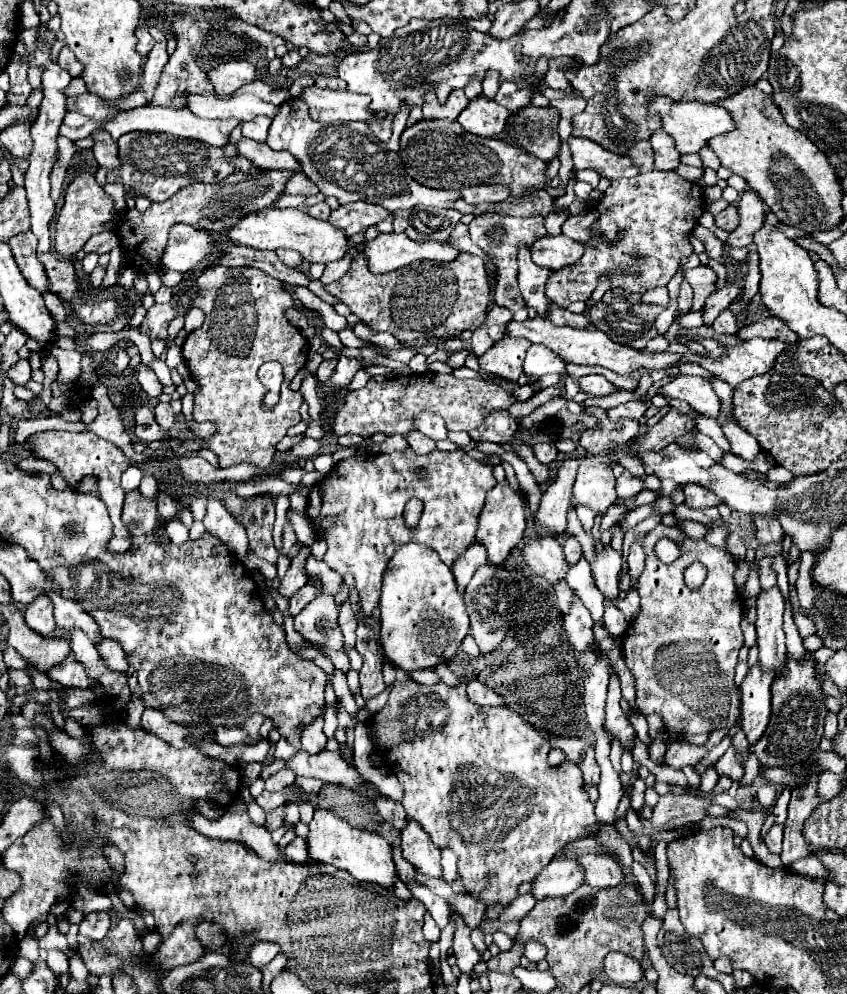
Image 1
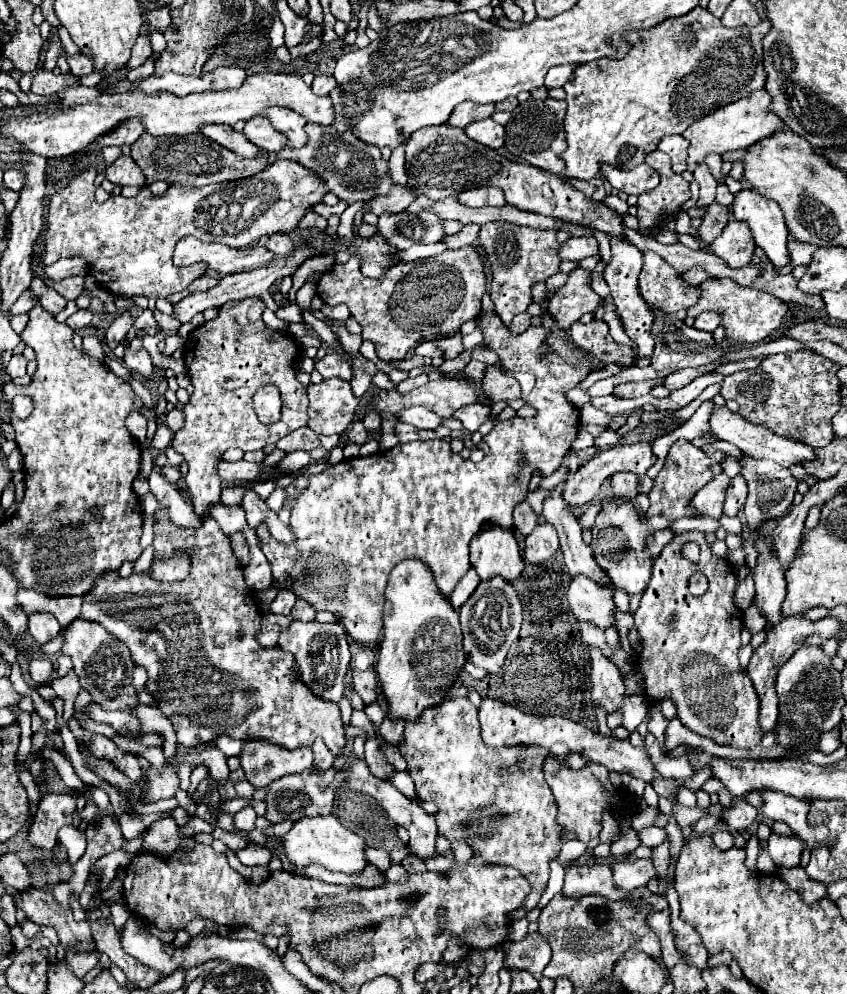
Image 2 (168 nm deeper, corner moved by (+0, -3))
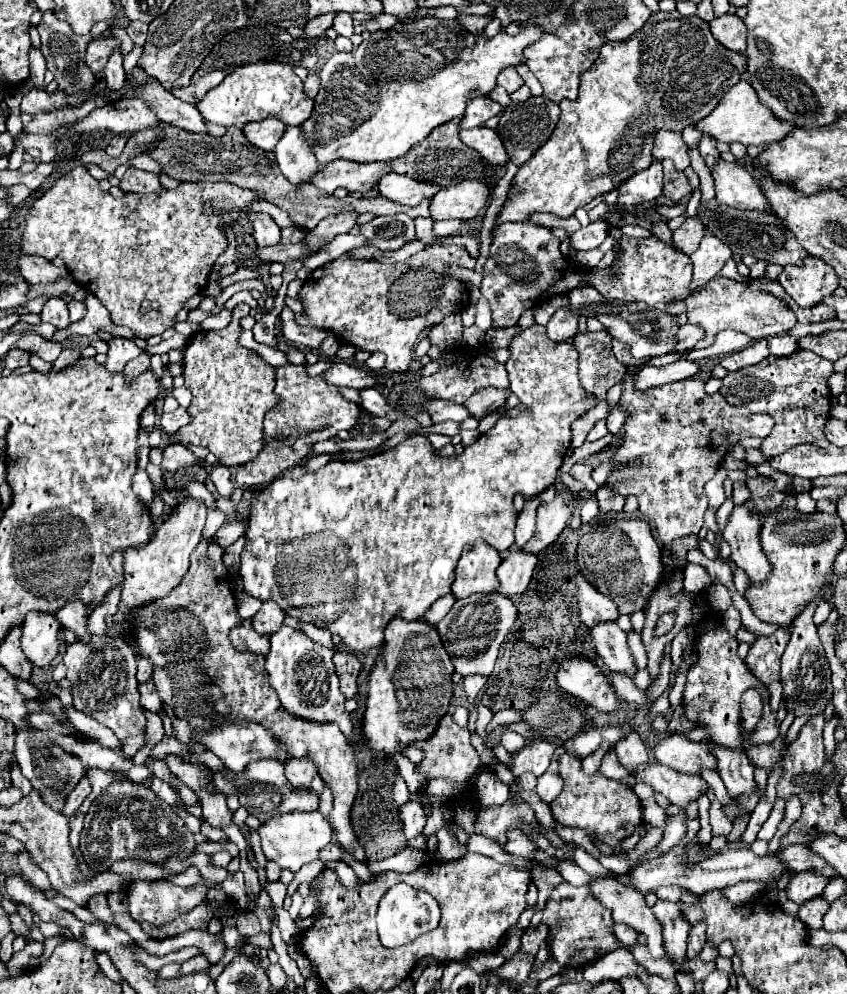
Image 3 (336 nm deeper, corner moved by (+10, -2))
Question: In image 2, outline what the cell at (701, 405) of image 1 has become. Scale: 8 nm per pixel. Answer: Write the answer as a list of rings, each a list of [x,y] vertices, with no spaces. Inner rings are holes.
[[[714,405],[714,411],[710,415],[710,429],[724,441],[730,441],[732,445],[736,445],[738,449],[742,449],[744,453],[756,457],[756,459],[772,459],[776,463],[780,463],[782,467],[790,467],[794,463],[802,463],[802,461],[810,461],[814,459],[814,451],[812,447],[804,445],[804,443],[794,443],[792,439],[784,439],[780,435],[776,435],[774,431],[768,431],[766,427],[760,427],[756,423],[748,423],[748,419],[744,419],[738,411],[732,413],[726,405]]]

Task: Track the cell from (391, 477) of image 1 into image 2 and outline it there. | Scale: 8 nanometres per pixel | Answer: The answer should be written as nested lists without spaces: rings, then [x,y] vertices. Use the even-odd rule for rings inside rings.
[[[480,313],[476,325],[484,335],[482,345],[500,357],[502,367],[506,367],[512,373],[526,371],[536,375],[536,385],[532,389],[534,404],[528,404],[528,400],[524,399],[507,401],[507,405],[516,411],[524,405],[534,407],[536,415],[532,419],[508,419],[496,423],[494,429],[488,435],[484,435],[484,443],[490,447],[490,453],[484,457],[482,463],[472,463],[470,459],[462,459],[460,455],[454,455],[450,451],[450,443],[442,439],[398,443],[390,451],[378,451],[370,457],[344,459],[336,465],[330,465],[326,471],[310,477],[308,487],[300,493],[300,499],[294,505],[290,517],[290,527],[298,539],[294,545],[278,543],[276,539],[270,537],[264,525],[256,529],[262,541],[262,551],[272,565],[274,581],[280,587],[288,587],[288,563],[296,563],[296,559],[308,559],[308,555],[316,555],[316,559],[332,559],[332,563],[340,567],[340,571],[344,571],[344,603],[342,603],[340,619],[356,643],[370,645],[380,639],[386,579],[396,563],[400,563],[406,557],[418,557],[426,561],[436,575],[440,593],[448,597],[470,567],[470,555],[468,555],[470,539],[480,531],[484,523],[496,523],[500,527],[514,529],[512,509],[516,507],[516,503],[524,499],[532,471],[540,469],[544,475],[554,473],[560,467],[562,457],[568,453],[572,441],[576,439],[578,409],[566,401],[564,393],[576,387],[576,383],[590,373],[590,367],[588,365],[568,367],[554,351],[550,355],[552,357],[550,363],[538,361],[540,347],[546,343],[544,327],[528,327],[524,333],[514,335],[494,313],[492,315]],[[518,453],[526,453],[528,457],[524,469],[518,469],[516,465]]]

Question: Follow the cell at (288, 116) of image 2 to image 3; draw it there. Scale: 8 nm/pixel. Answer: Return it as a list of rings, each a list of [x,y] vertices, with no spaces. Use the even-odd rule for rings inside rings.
[[[288,126],[284,138],[278,142],[276,150],[276,160],[282,170],[282,174],[294,184],[302,186],[308,184],[314,174],[318,172],[318,160],[310,146],[304,140],[302,128],[298,126]]]

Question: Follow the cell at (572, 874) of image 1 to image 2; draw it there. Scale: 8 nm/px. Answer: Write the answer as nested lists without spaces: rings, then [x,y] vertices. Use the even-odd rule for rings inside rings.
[[[574,863],[574,865],[570,865],[566,869],[562,895],[568,895],[570,899],[580,899],[584,895],[602,895],[602,897],[616,899],[616,901],[630,897],[630,893],[616,891],[608,863],[594,863],[594,865]]]

